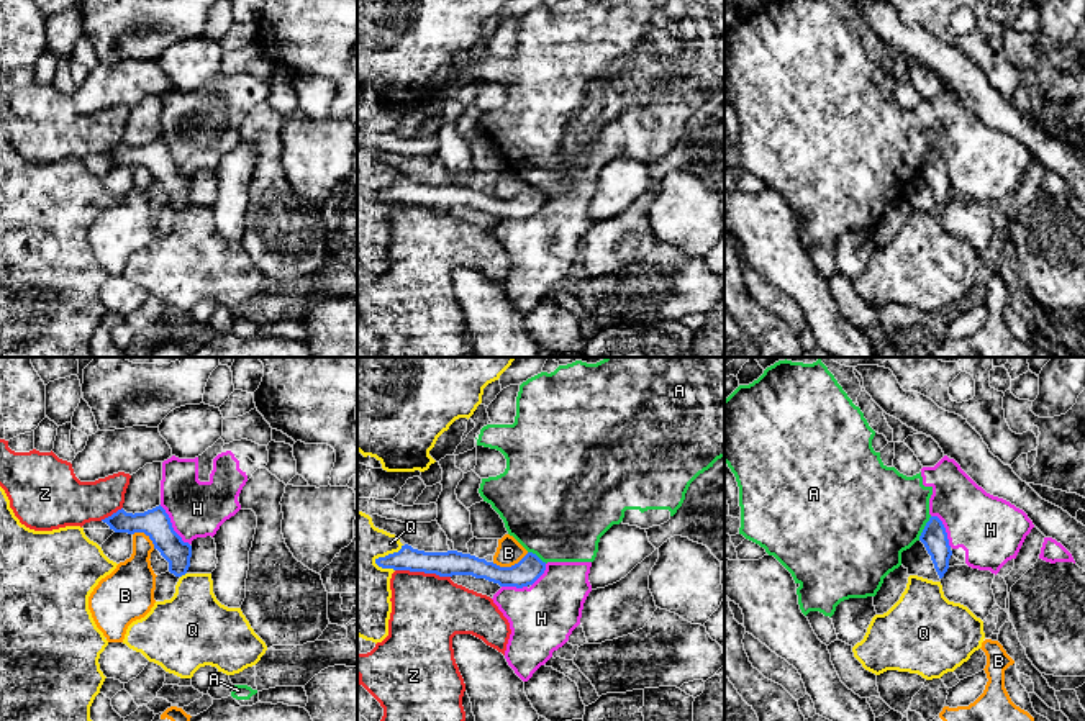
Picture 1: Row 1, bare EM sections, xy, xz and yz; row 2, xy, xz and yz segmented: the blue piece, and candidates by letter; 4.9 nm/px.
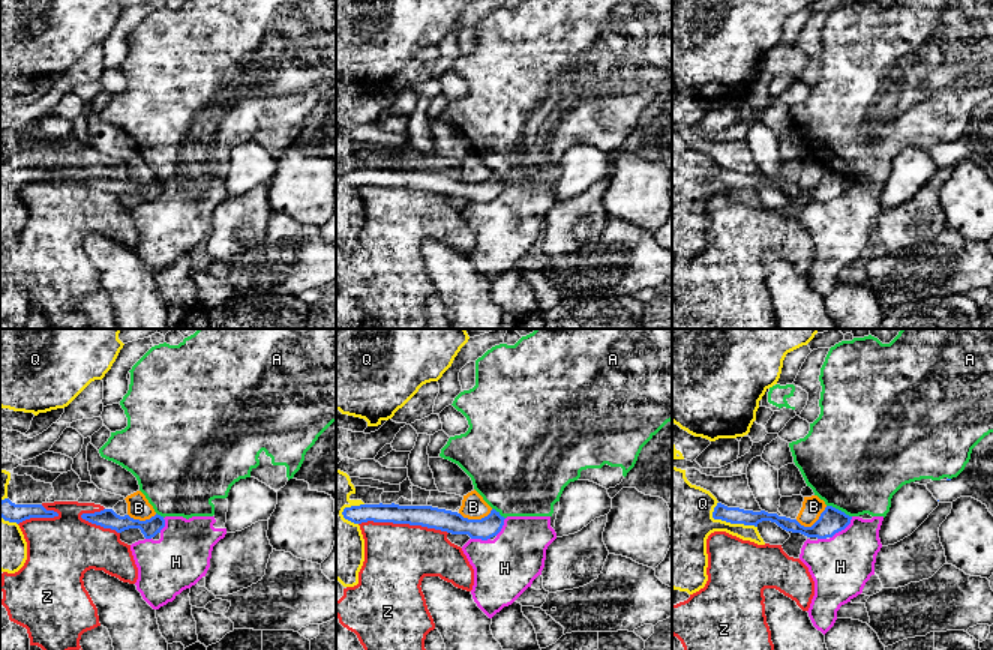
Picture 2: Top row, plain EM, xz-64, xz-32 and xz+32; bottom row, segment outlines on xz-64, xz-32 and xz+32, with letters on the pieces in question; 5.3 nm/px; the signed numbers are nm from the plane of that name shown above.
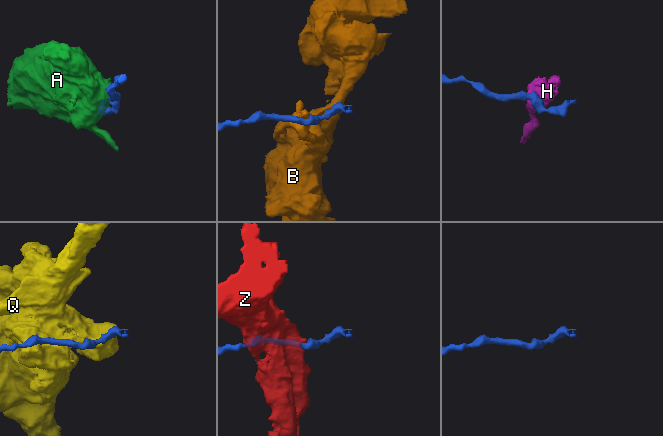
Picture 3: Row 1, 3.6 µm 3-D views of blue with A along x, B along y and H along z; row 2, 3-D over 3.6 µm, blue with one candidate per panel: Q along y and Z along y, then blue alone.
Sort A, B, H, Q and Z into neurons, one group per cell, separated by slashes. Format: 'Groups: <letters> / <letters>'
Groups: A H / B / Q / Z

